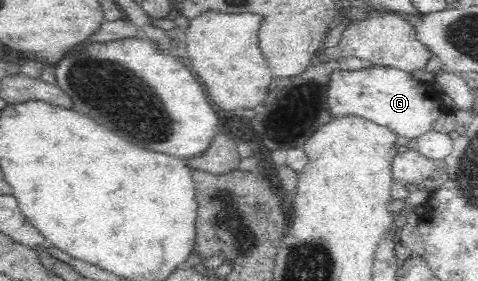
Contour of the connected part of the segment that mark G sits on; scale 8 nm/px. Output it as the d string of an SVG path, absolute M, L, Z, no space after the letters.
M381 65L362 70L333 72L329 81L327 102L334 117L358 114L408 139L417 139L429 132L435 120L446 110L442 95L437 92L429 78Z

